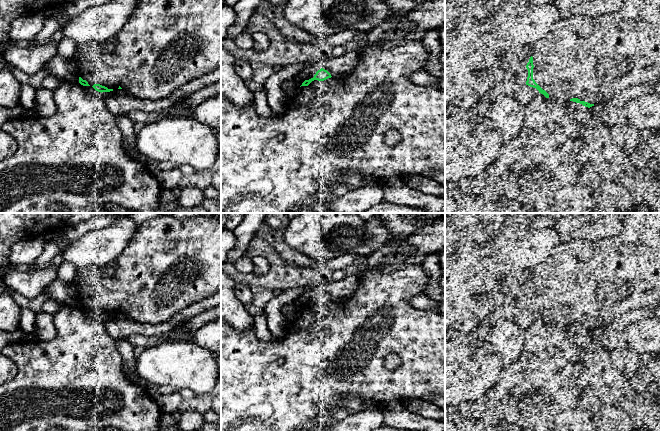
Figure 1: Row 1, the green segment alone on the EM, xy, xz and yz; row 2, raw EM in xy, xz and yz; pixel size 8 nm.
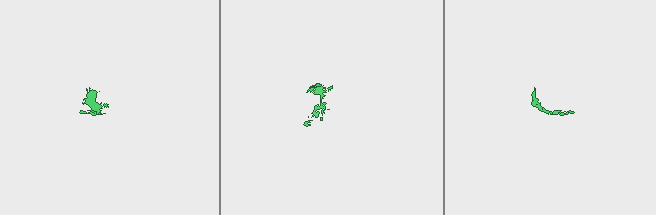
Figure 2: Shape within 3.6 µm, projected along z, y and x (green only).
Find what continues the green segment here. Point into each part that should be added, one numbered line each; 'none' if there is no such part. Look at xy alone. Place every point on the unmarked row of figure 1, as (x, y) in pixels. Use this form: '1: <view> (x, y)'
1: xy (170, 264)

